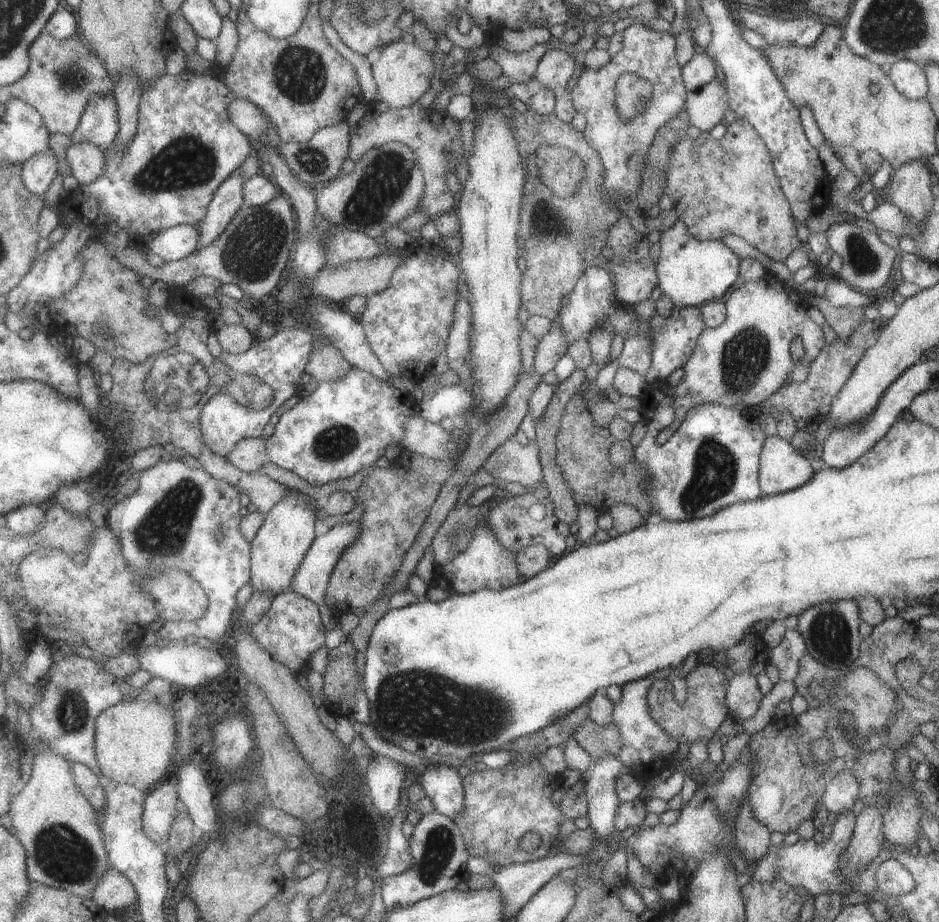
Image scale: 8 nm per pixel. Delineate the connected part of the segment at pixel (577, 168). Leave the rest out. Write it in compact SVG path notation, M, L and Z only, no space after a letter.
M543 145L536 153L536 167L543 184L557 192L557 196L573 196L577 184L583 180L584 164L581 157L569 148Z

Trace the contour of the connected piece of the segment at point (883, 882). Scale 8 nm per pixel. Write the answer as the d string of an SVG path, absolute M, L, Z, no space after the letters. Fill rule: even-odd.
M895 859L885 860L879 864L874 873L875 888L885 896L903 896L915 888L915 882L904 866Z

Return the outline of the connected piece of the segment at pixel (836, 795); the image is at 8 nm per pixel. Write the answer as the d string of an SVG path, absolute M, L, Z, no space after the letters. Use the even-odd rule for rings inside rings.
M841 770L828 778L822 795L823 807L836 815L850 810L859 796L859 782L849 770Z

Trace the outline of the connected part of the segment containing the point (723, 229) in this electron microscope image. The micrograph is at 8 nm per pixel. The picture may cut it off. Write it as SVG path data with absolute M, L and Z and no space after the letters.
M736 117L735 122L726 124L726 132L719 140L702 140L687 135L679 140L669 156L663 193L673 201L678 220L699 241L721 241L726 235L735 235L764 256L779 262L784 262L793 250L802 249L802 243L796 237L795 221L774 174L769 152L751 124L743 118Z

